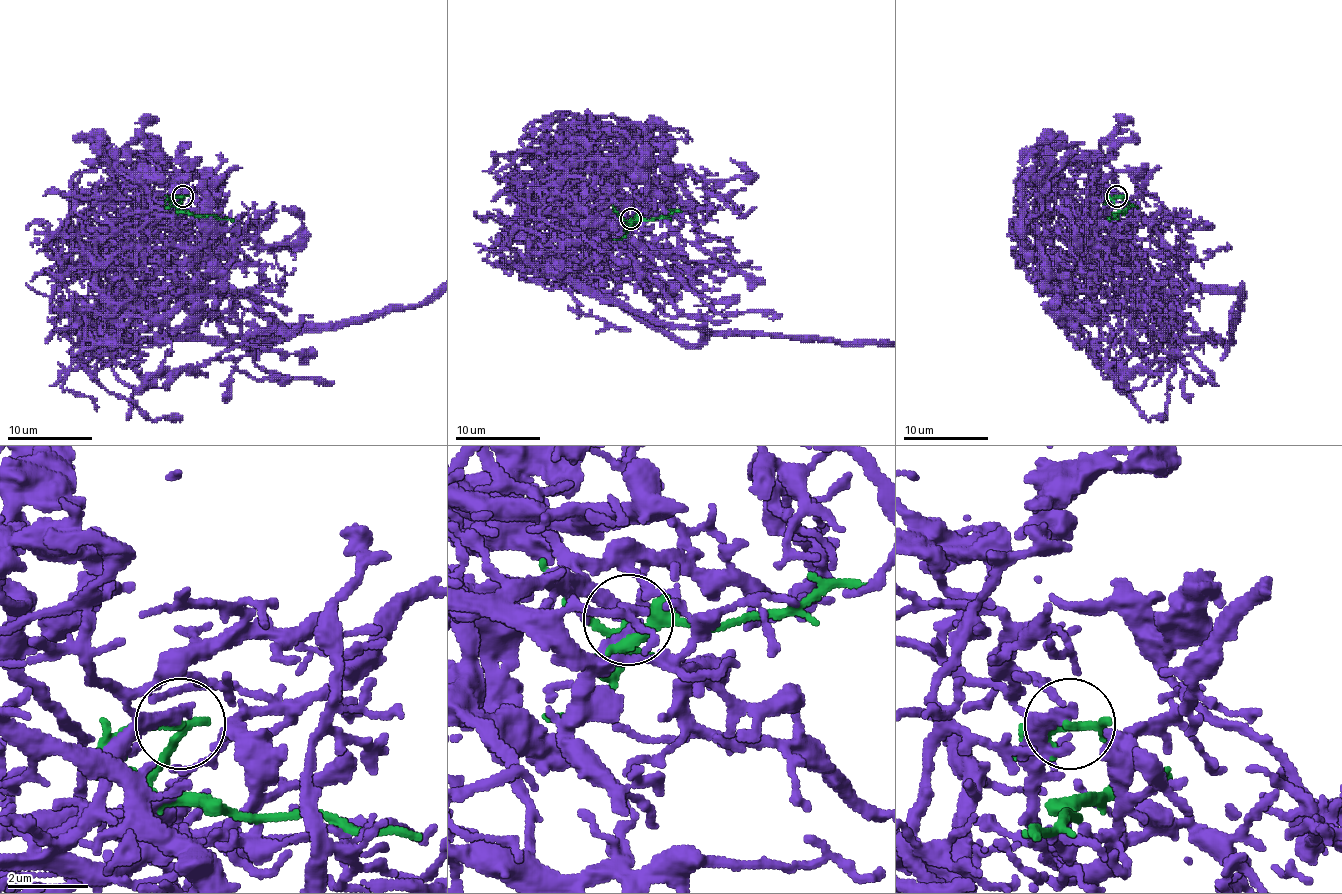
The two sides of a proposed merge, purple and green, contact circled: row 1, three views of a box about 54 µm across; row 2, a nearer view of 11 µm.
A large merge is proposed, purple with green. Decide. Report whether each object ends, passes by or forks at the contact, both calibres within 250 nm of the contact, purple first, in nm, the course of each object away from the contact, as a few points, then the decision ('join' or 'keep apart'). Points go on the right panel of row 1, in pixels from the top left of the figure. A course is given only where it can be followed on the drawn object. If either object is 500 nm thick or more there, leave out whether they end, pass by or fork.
purple ends | green forks | 400/150 nm | green via (1116, 195), (1129, 204), (1127, 210), (1109, 221) | keep apart

